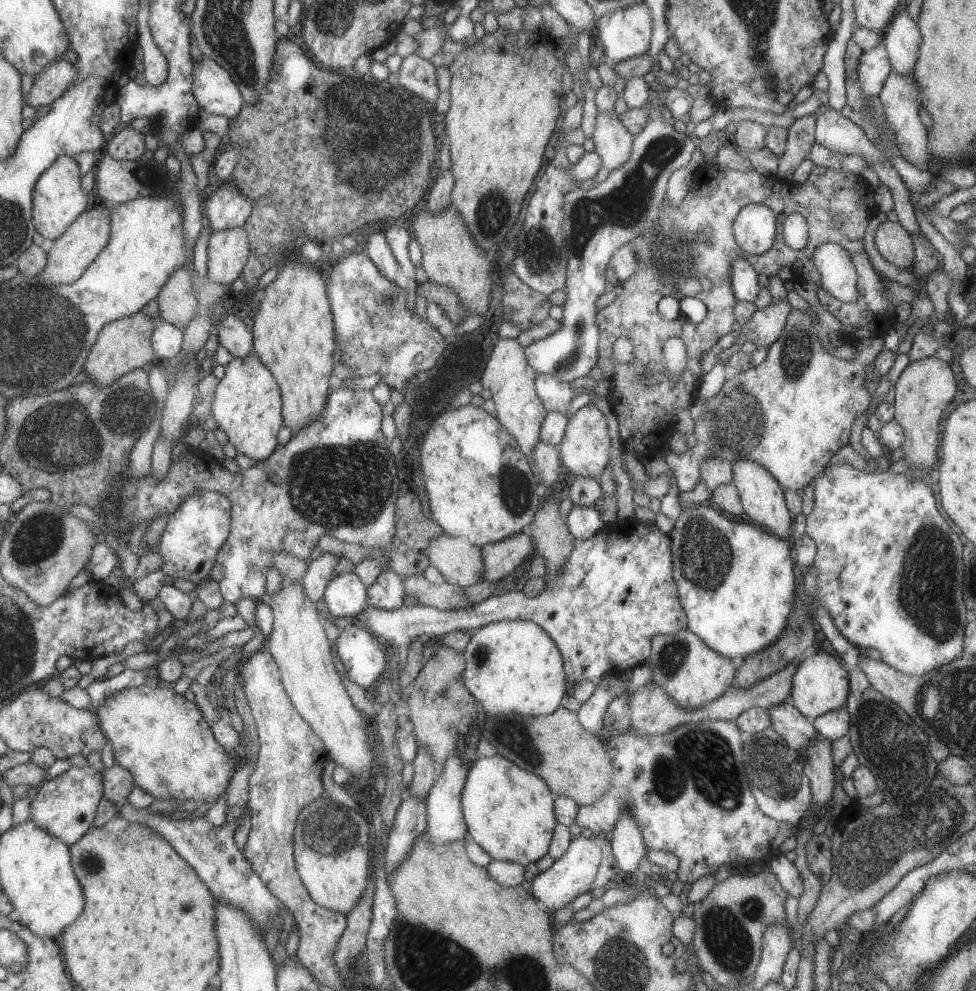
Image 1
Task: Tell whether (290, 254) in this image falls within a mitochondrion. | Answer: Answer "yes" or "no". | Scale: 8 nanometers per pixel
no

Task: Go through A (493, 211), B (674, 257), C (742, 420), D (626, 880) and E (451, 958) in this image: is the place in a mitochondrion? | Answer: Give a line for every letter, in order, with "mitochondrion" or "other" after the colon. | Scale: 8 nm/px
A: mitochondrion
B: mitochondrion
C: mitochondrion
D: other
E: mitochondrion

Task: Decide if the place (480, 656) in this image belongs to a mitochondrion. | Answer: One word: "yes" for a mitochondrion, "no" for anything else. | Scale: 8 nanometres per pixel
yes

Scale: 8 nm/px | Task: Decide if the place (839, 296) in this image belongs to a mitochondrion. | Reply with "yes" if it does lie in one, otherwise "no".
no

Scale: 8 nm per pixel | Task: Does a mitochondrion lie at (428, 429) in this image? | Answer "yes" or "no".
no

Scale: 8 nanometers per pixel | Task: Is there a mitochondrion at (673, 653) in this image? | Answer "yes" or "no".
yes

